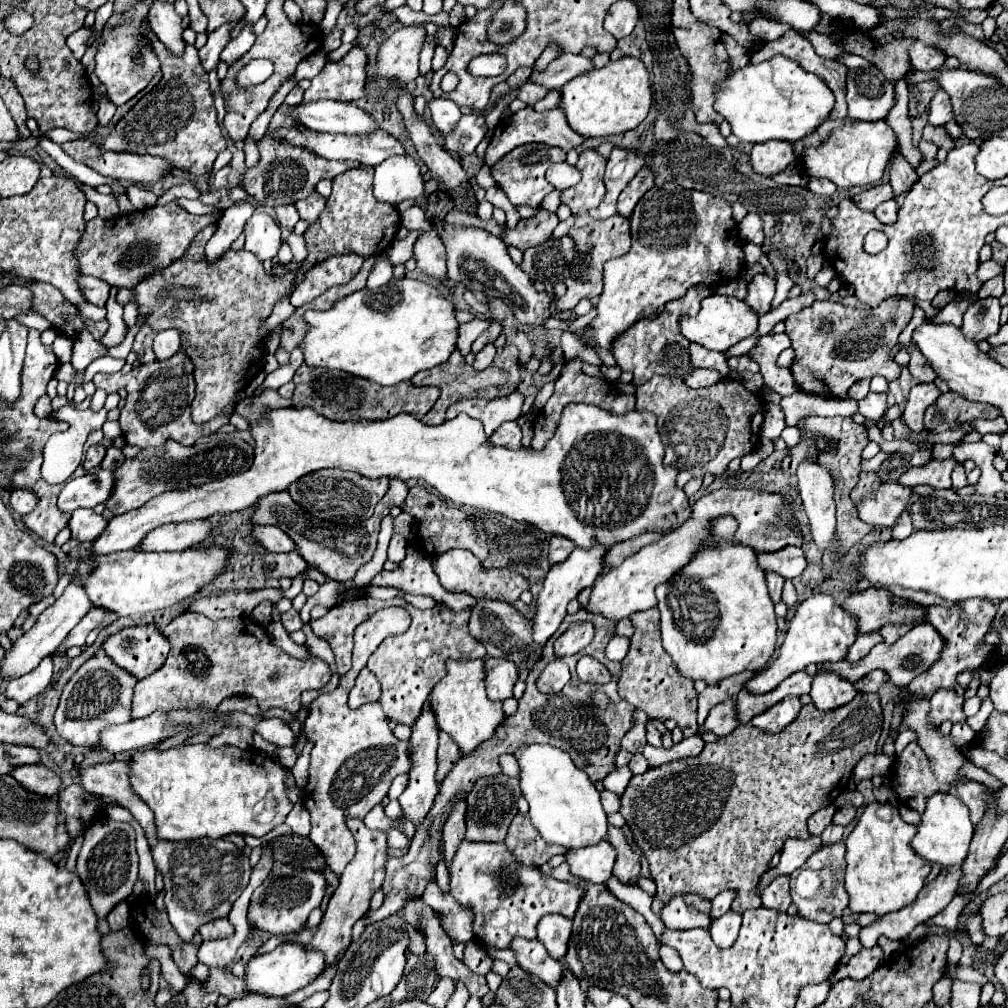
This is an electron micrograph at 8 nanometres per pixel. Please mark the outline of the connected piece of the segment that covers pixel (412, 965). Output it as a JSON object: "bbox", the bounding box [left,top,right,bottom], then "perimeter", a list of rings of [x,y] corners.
{"bbox":[378,951,438,1003],"perimeter":[[[426,951],[422,955],[408,955],[408,963],[404,969],[404,979],[396,985],[392,995],[386,995],[384,999],[378,999],[378,1003],[400,1003],[406,999],[418,999],[422,997],[422,989],[430,991],[438,979],[436,963],[432,955]]]}

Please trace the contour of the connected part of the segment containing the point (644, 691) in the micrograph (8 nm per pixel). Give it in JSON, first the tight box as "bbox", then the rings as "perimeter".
{"bbox":[618,607,698,737],"perimeter":[[[656,607],[630,615],[634,635],[630,639],[630,651],[622,661],[622,675],[618,681],[618,693],[636,709],[642,709],[650,719],[674,719],[684,737],[698,733],[696,723],[696,689],[690,679],[682,677],[672,663],[670,655],[660,643],[660,613]]]}

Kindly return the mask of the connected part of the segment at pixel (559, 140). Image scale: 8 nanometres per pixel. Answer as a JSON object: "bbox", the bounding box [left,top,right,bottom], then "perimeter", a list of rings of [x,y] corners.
{"bbox":[484,107,584,165],"perimeter":[[[526,107],[518,113],[512,113],[508,115],[508,119],[502,119],[498,125],[496,125],[496,133],[492,135],[492,141],[486,149],[486,155],[484,155],[484,163],[486,165],[494,165],[496,161],[500,161],[506,153],[510,153],[512,149],[520,147],[520,145],[526,145],[526,143],[546,143],[546,145],[558,145],[562,147],[564,151],[580,145],[584,141],[582,135],[578,135],[576,131],[572,131],[572,127],[568,127],[568,121],[564,119],[564,111],[560,109],[550,109],[550,111],[544,111],[544,113],[538,113],[534,111],[532,107]]]}

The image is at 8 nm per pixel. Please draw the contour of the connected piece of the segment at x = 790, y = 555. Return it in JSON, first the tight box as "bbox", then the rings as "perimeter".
{"bbox":[756,545,806,579],"perimeter":[[[788,545],[780,551],[762,551],[756,557],[762,571],[780,573],[784,579],[794,579],[806,569],[806,557],[802,549],[794,545]]]}

